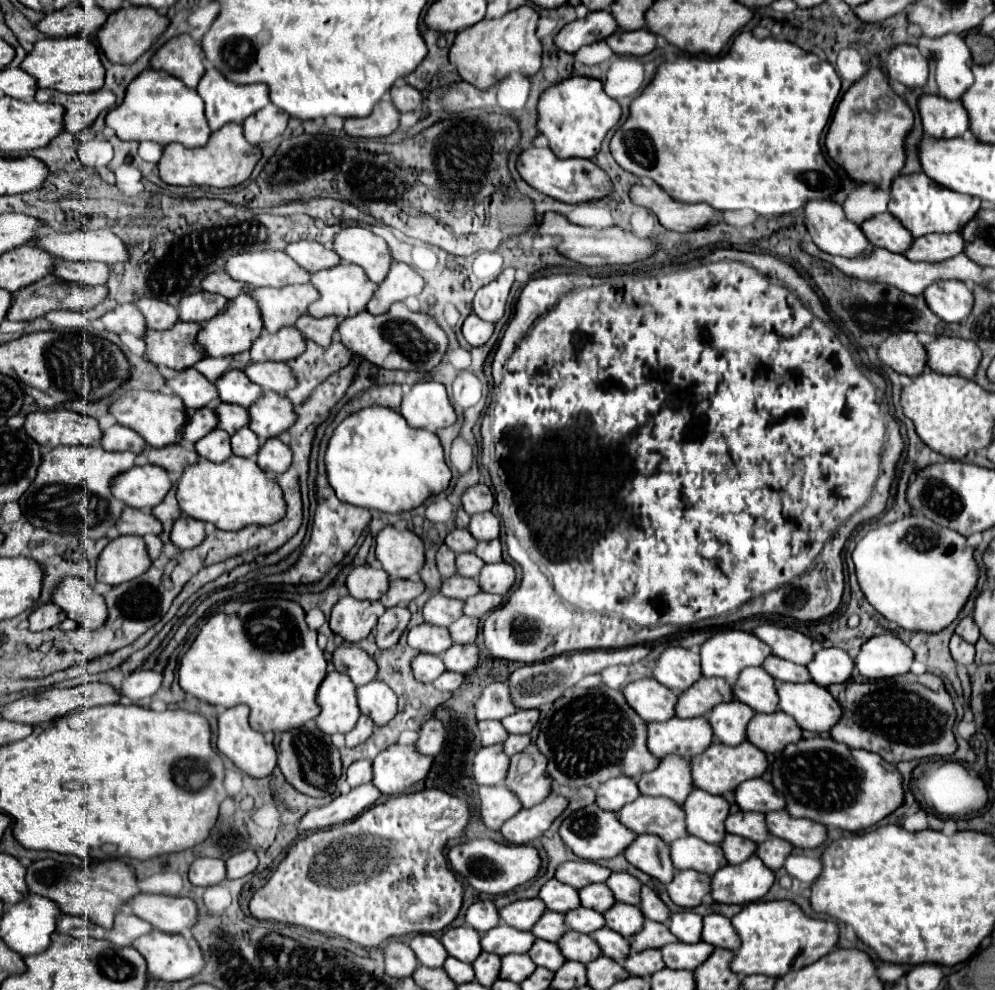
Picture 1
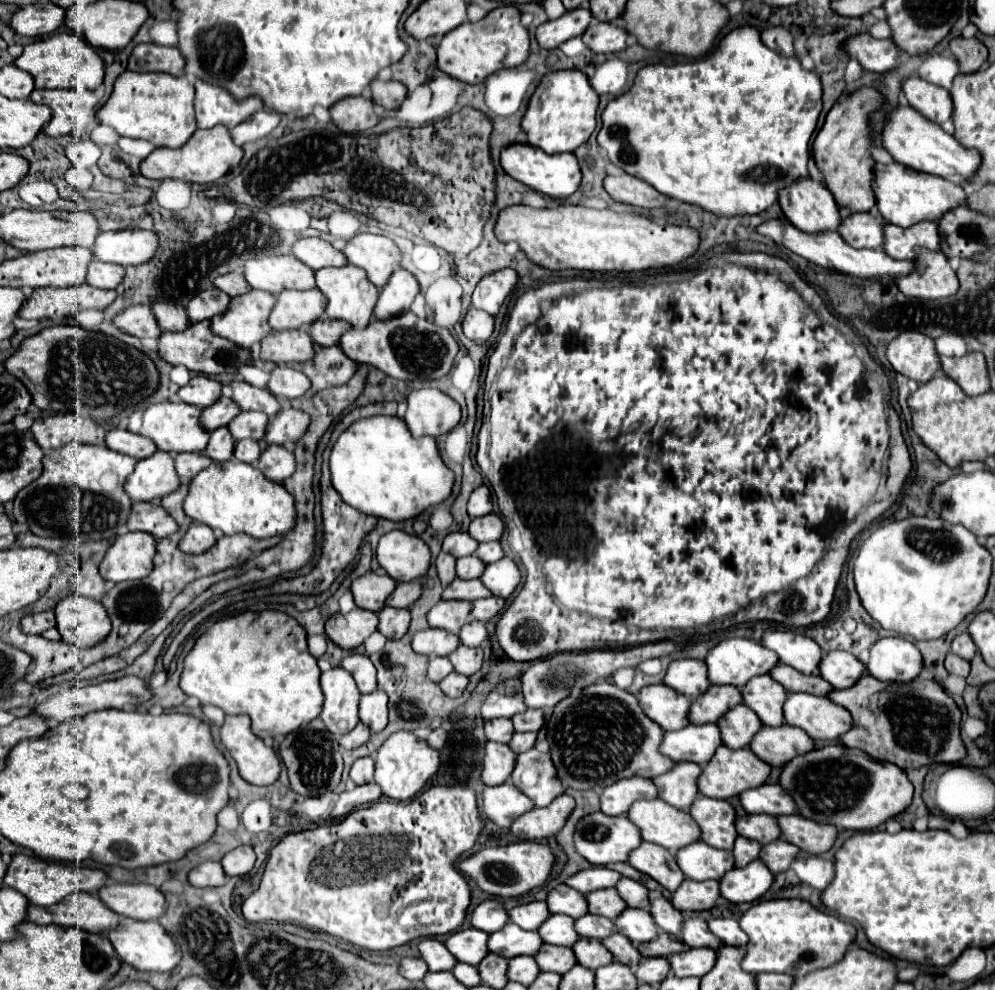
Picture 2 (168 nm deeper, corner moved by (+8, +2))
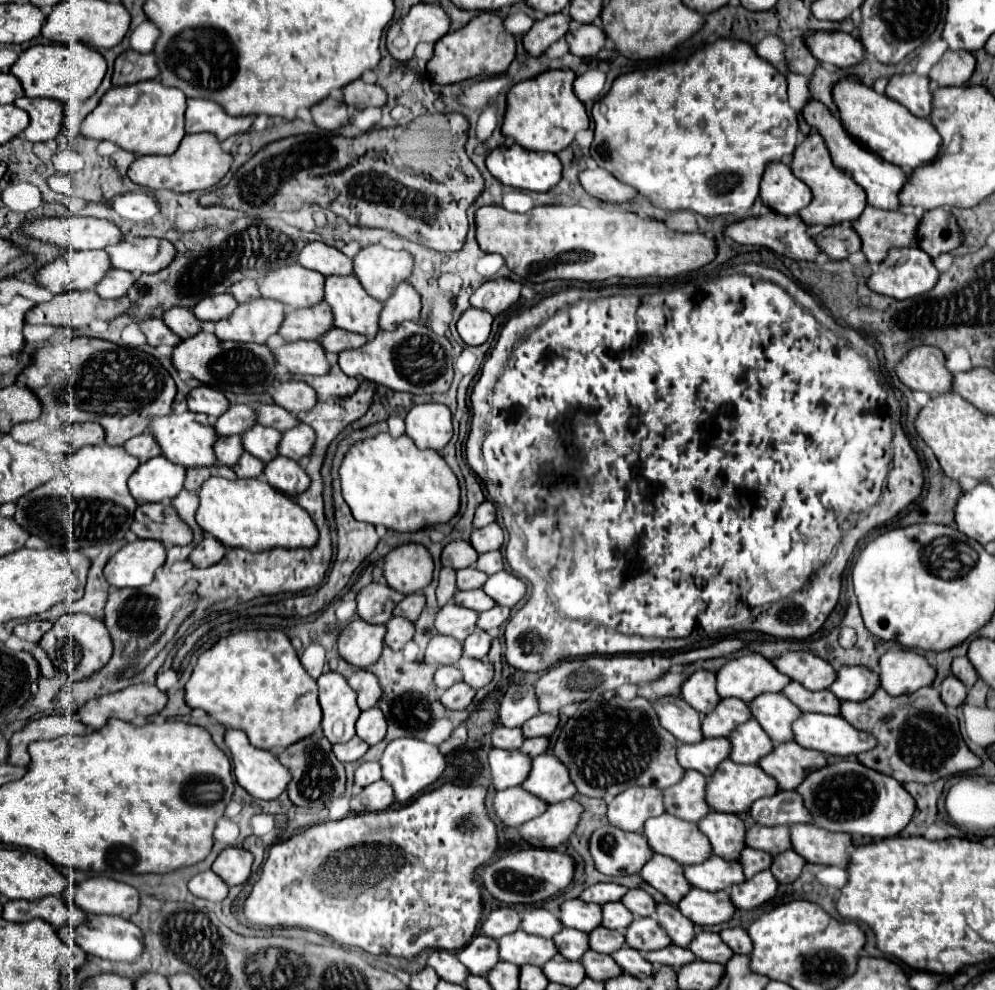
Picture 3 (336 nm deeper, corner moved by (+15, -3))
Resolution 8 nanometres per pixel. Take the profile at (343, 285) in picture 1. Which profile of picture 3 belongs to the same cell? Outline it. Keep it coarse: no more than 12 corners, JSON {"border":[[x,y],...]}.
{"border":[[355,275],[325,277],[335,327],[373,339],[383,303]]}

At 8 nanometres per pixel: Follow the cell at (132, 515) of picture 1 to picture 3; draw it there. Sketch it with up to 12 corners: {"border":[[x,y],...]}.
{"border":[[145,503],[131,531],[139,539],[189,545],[191,529],[169,503]]}

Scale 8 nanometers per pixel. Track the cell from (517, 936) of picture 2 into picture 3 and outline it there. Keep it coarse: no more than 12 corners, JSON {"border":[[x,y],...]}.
{"border":[[521,929],[501,937],[501,961],[541,967],[557,953],[551,939]]}

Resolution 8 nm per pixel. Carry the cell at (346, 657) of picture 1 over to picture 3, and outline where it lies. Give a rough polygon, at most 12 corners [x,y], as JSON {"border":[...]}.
{"border":[[355,669],[347,681],[359,709],[377,705],[381,687],[373,673]]}

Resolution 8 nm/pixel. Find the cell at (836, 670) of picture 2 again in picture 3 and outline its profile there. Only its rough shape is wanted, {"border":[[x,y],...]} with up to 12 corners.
{"border":[[843,665],[829,687],[837,699],[863,701],[879,687],[877,673]]}

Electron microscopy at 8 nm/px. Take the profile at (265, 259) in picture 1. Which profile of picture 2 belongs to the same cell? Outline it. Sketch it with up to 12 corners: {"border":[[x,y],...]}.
{"border":[[292,256],[244,264],[252,288],[270,294],[316,288],[314,270]]}

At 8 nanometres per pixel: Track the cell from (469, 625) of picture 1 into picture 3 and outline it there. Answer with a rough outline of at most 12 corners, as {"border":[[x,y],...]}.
{"border":[[475,629],[463,641],[467,657],[483,659],[491,647],[491,635]]}

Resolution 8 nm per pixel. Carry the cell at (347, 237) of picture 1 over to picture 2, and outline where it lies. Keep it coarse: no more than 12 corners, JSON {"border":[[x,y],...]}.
{"border":[[356,234],[344,256],[380,290],[400,268],[394,240]]}

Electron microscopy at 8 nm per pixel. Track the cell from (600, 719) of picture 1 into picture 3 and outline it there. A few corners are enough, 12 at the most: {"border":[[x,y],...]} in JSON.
{"border":[[647,699],[579,703],[553,755],[605,801],[675,785],[677,739]]}

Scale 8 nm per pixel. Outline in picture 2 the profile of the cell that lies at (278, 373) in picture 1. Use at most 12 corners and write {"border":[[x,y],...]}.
{"border":[[280,364],[268,390],[280,398],[300,398],[310,380],[300,370]]}

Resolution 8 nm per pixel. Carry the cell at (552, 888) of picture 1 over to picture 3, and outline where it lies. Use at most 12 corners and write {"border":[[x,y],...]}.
{"border":[[581,899],[561,903],[563,927],[593,931],[601,925],[601,905]]}

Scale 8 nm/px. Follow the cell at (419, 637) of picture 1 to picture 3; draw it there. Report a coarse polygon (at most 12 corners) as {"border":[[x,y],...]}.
{"border":[[435,635],[425,659],[439,665],[457,665],[461,641]]}

